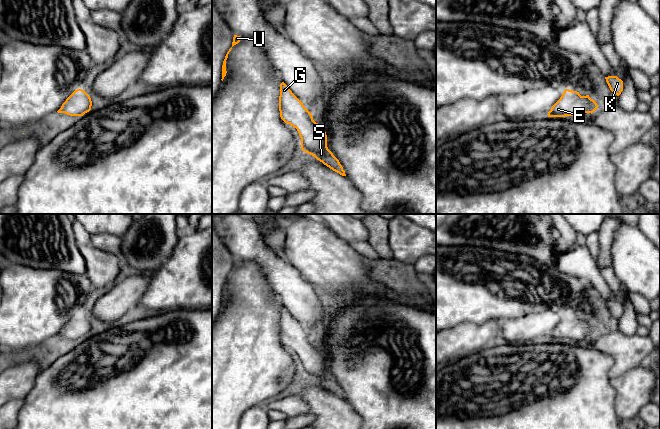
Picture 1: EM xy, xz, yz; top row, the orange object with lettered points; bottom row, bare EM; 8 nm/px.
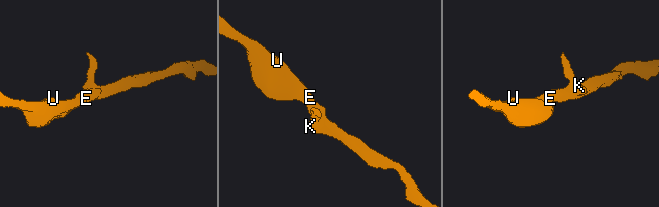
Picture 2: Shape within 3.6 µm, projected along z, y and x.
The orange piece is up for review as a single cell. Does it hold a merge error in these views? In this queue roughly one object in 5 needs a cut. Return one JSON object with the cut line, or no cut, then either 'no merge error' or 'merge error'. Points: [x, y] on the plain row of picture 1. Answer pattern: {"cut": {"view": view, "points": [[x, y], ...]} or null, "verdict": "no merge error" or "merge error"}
{"cut": null, "verdict": "no merge error"}

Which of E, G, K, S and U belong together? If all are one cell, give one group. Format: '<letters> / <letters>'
E G K S U

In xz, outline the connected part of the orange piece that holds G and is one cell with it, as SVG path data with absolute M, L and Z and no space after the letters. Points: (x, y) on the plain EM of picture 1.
M284 306L280 308L279 335L281 343L297 353L304 376L314 380L333 395L346 400L339 384L327 371L324 352L313 344L312 337Z

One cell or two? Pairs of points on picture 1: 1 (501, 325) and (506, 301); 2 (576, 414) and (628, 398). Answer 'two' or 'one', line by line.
1: two
2: two

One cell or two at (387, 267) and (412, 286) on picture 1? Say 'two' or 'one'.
one

